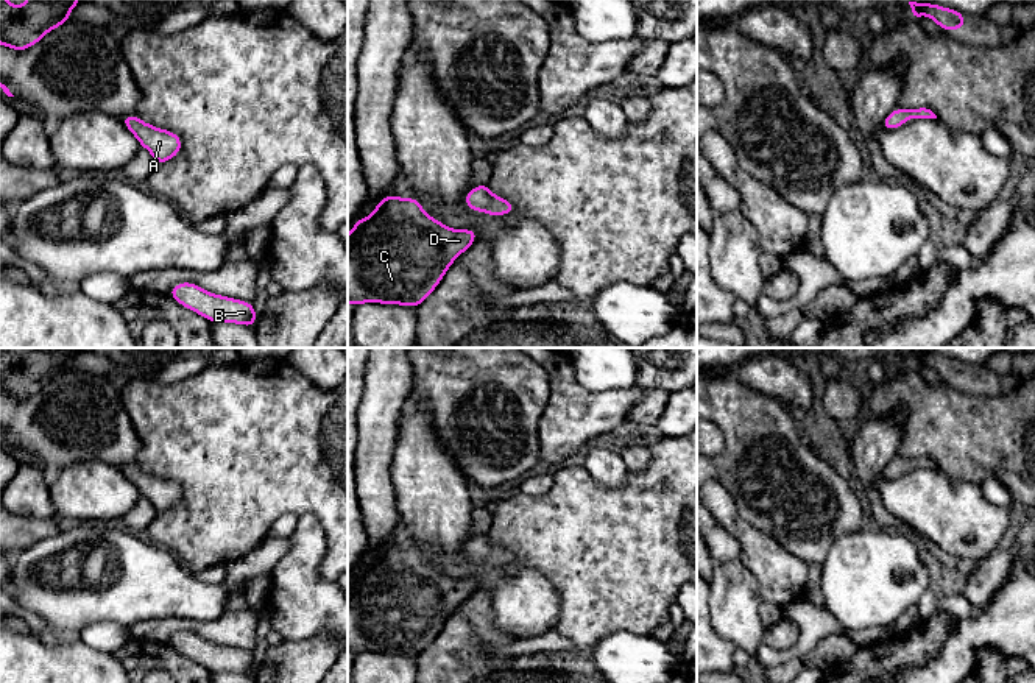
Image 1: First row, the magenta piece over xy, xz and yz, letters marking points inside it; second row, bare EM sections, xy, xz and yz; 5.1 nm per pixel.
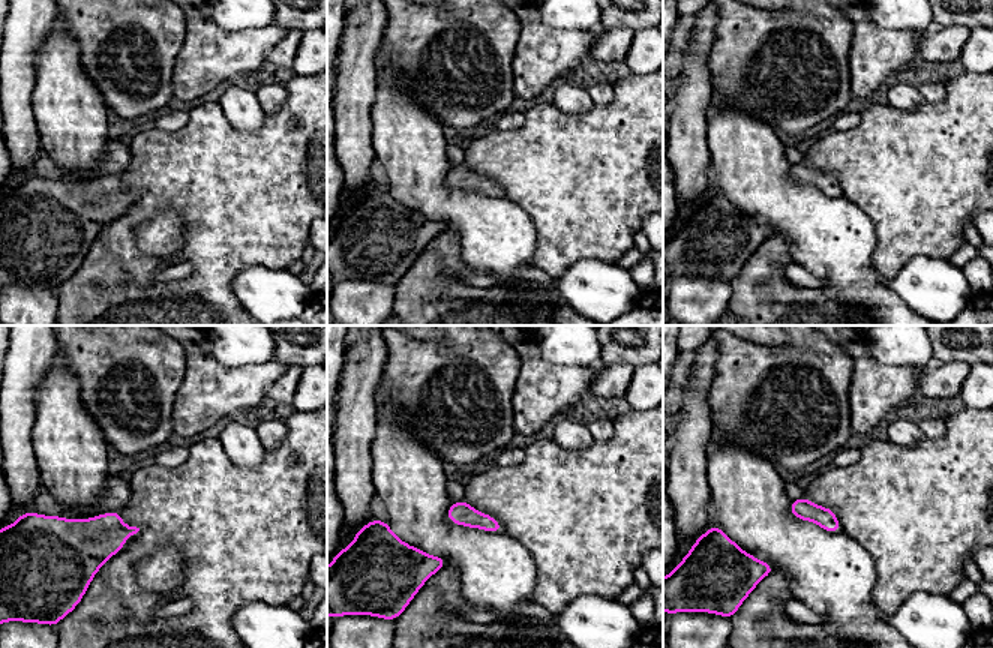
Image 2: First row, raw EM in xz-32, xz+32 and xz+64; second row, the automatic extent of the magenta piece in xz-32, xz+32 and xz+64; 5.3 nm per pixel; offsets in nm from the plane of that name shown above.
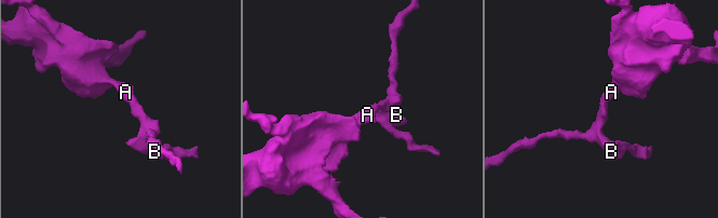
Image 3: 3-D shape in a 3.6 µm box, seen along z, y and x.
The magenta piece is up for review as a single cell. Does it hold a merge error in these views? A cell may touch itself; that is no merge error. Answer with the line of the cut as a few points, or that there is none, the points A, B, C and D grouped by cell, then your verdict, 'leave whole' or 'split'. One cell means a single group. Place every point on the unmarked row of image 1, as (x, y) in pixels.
no cut; A B C D; leave whole

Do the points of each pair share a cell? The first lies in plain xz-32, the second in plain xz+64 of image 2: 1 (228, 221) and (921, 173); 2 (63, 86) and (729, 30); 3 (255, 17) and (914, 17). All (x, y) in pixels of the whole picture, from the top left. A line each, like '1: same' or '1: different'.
1: same
2: different
3: same

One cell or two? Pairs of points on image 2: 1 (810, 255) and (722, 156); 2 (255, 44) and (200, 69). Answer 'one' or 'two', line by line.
1: one
2: one

